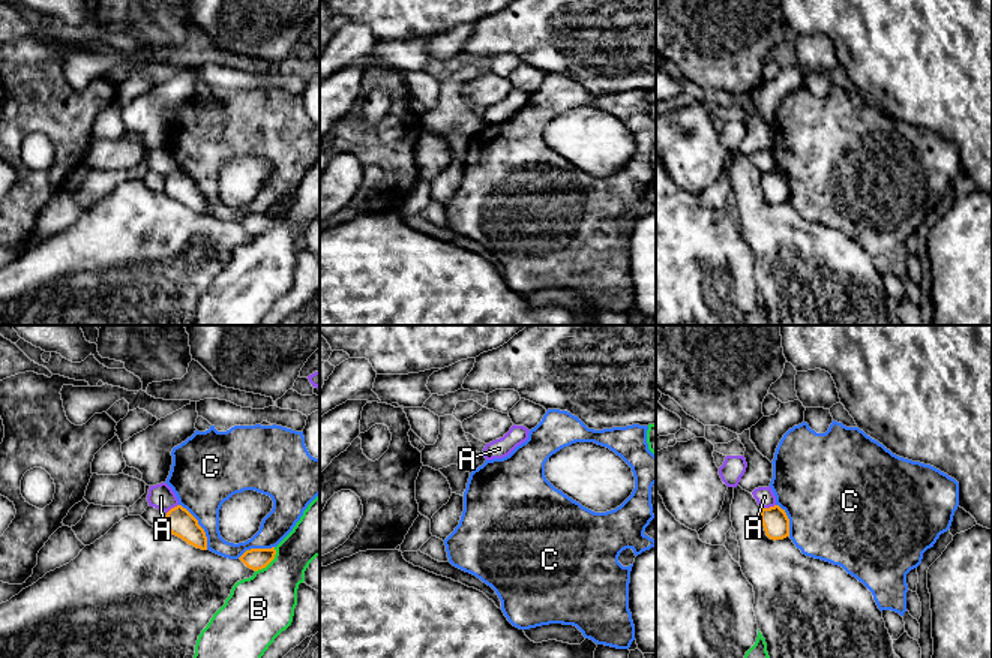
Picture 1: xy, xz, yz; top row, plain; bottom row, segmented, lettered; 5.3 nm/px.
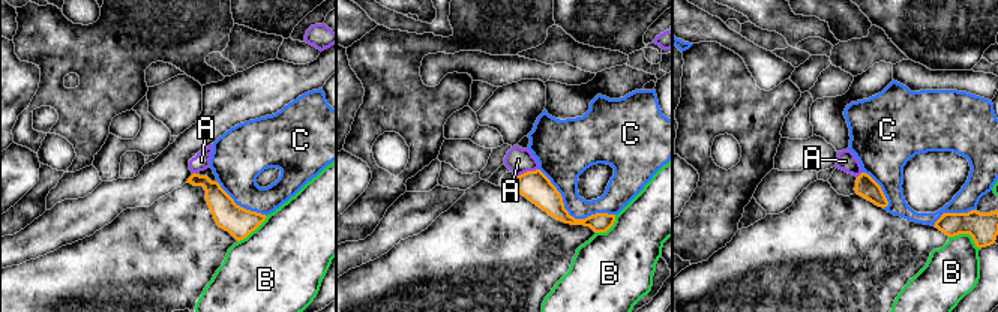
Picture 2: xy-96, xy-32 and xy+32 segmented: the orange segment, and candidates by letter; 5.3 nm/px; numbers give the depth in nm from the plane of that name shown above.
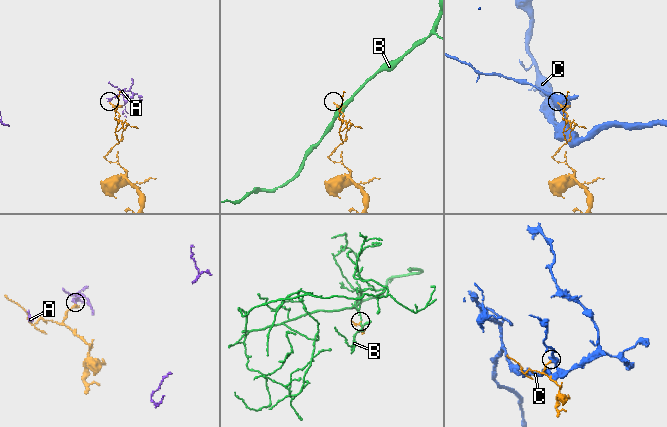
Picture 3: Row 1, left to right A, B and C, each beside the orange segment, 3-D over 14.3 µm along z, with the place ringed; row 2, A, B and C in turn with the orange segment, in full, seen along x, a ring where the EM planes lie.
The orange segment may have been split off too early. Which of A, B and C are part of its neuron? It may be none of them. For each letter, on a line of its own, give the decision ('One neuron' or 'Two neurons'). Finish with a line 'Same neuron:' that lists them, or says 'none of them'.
A: Two neurons
B: Two neurons
C: Two neurons
Same neuron: none of them

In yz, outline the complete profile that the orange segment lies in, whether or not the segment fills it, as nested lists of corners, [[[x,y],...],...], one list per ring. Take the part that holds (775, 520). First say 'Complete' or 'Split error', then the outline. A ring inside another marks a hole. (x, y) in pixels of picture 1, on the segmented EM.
Complete. [[[779,505],[762,508],[761,522],[765,531],[765,535],[770,540],[783,540],[789,537],[789,519]]]

